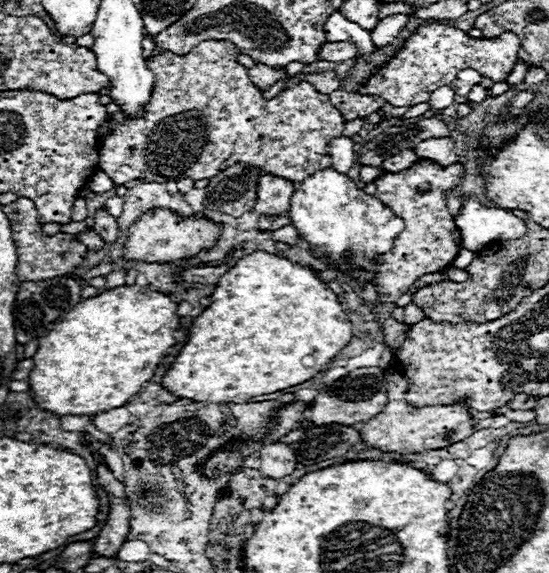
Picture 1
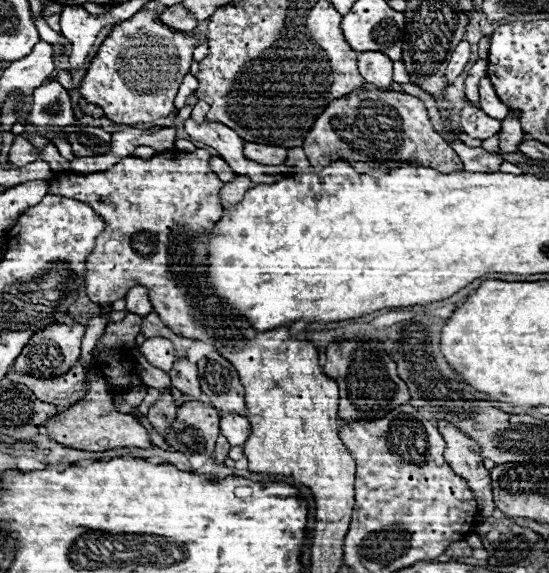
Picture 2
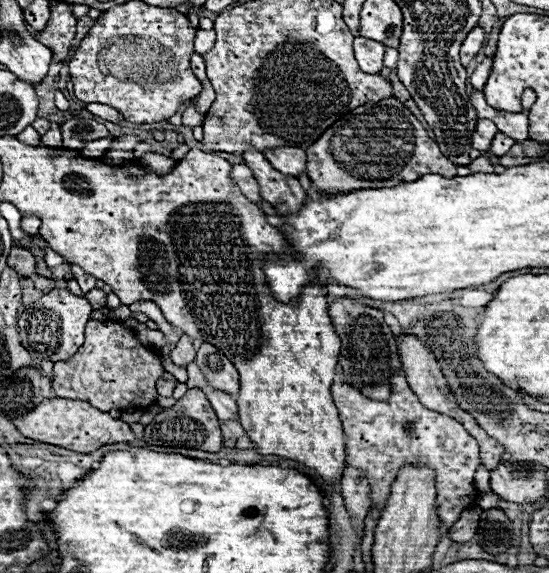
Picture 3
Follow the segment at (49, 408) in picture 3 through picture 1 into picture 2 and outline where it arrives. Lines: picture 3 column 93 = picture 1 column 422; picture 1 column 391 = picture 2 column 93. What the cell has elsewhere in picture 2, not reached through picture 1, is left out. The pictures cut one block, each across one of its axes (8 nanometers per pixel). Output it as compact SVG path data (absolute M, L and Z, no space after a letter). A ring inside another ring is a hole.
M88 376L88 392L86 400L74 404L72 408L60 410L60 414L46 424L48 436L56 442L86 450L86 452L106 452L114 448L150 448L150 436L146 428L132 416L132 414L120 414L116 412L112 404L112 396L106 390L106 382L100 376Z

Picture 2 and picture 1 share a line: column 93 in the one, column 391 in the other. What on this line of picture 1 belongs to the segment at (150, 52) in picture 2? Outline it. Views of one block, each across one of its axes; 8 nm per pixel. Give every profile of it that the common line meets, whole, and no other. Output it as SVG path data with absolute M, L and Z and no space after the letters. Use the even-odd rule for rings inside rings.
M444 24L420 26L416 34L408 38L404 48L358 92L378 94L394 106L416 106L428 102L430 94L436 88L450 84L456 78L456 74L464 68L472 68L480 72L484 78L490 78L494 82L504 82L506 76L512 72L514 64L518 62L518 50L520 38L512 32L504 32L496 38L474 40L466 32L456 30L452 26Z

